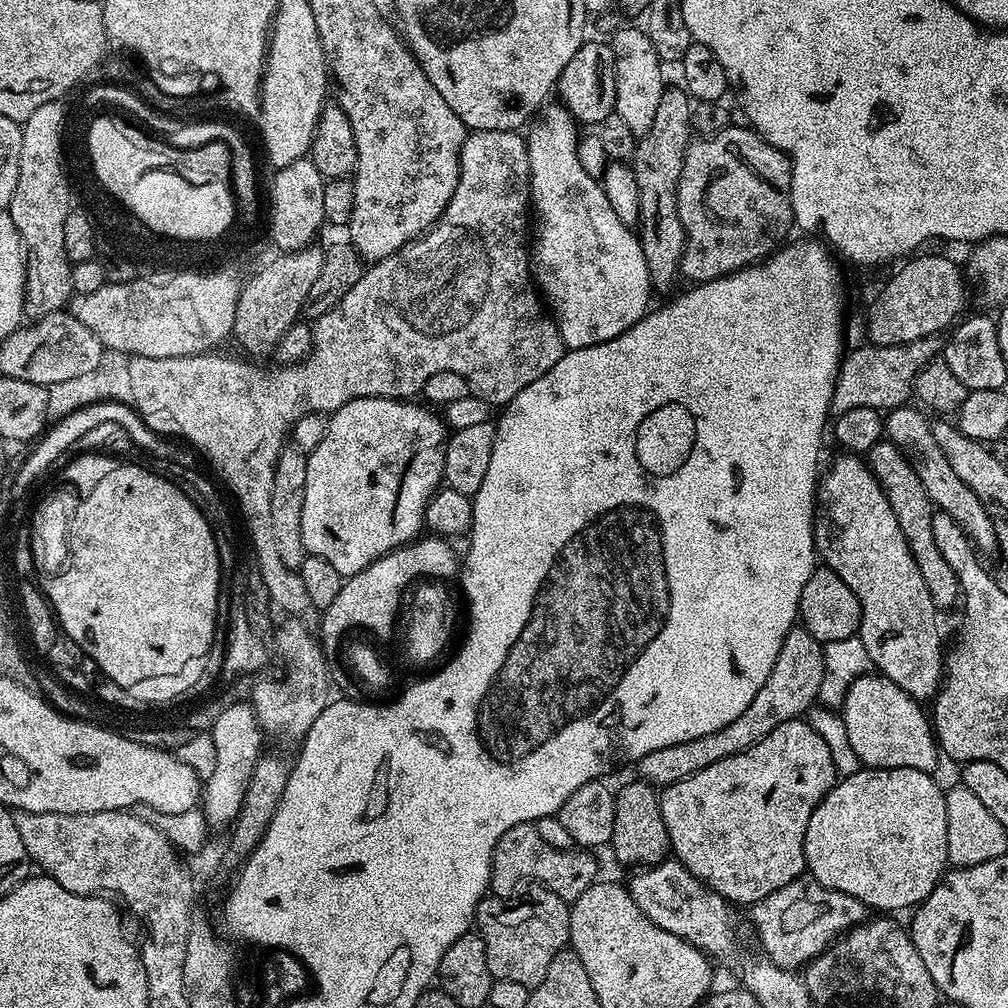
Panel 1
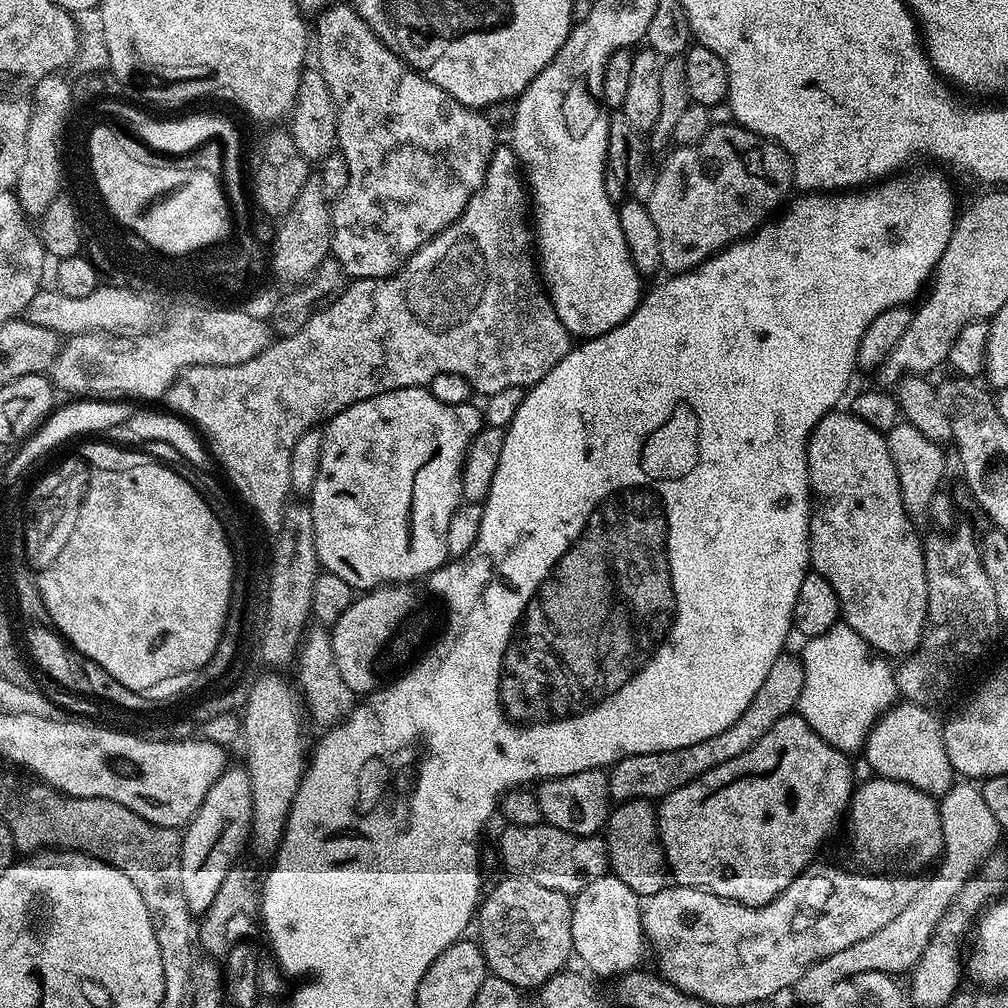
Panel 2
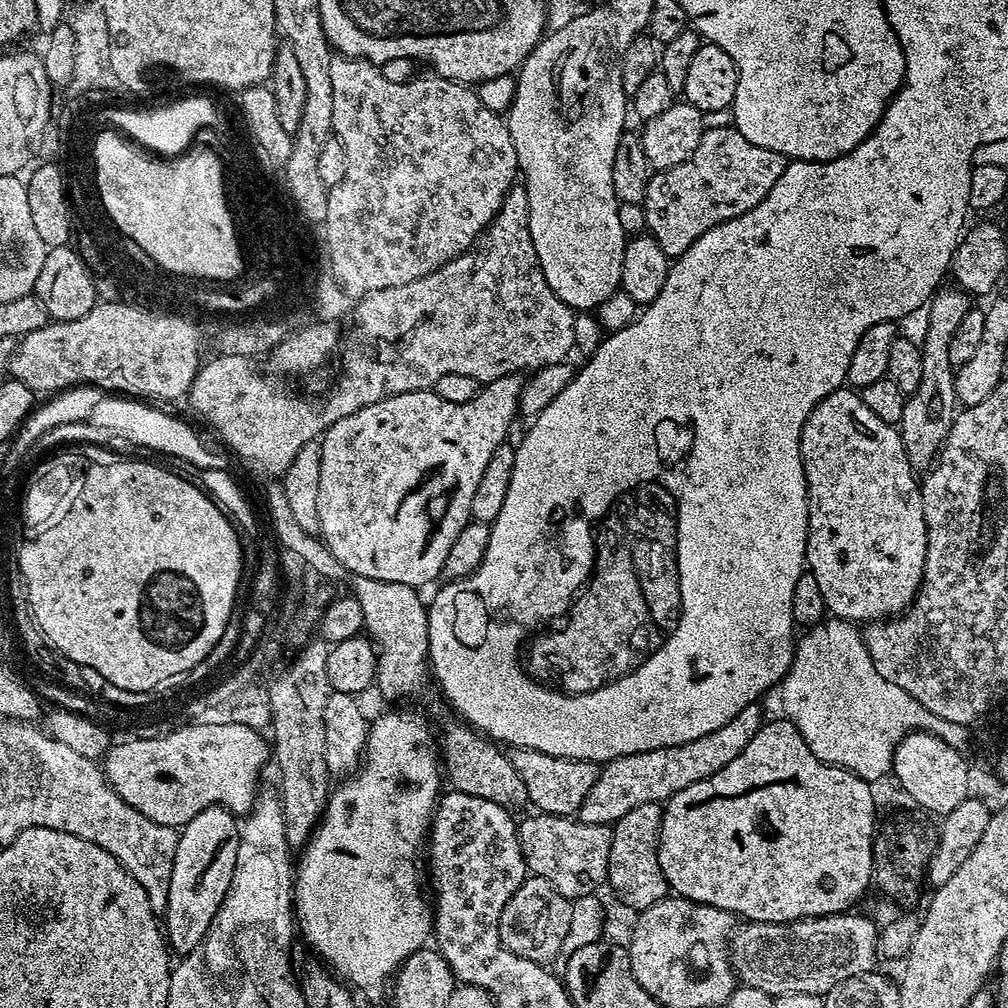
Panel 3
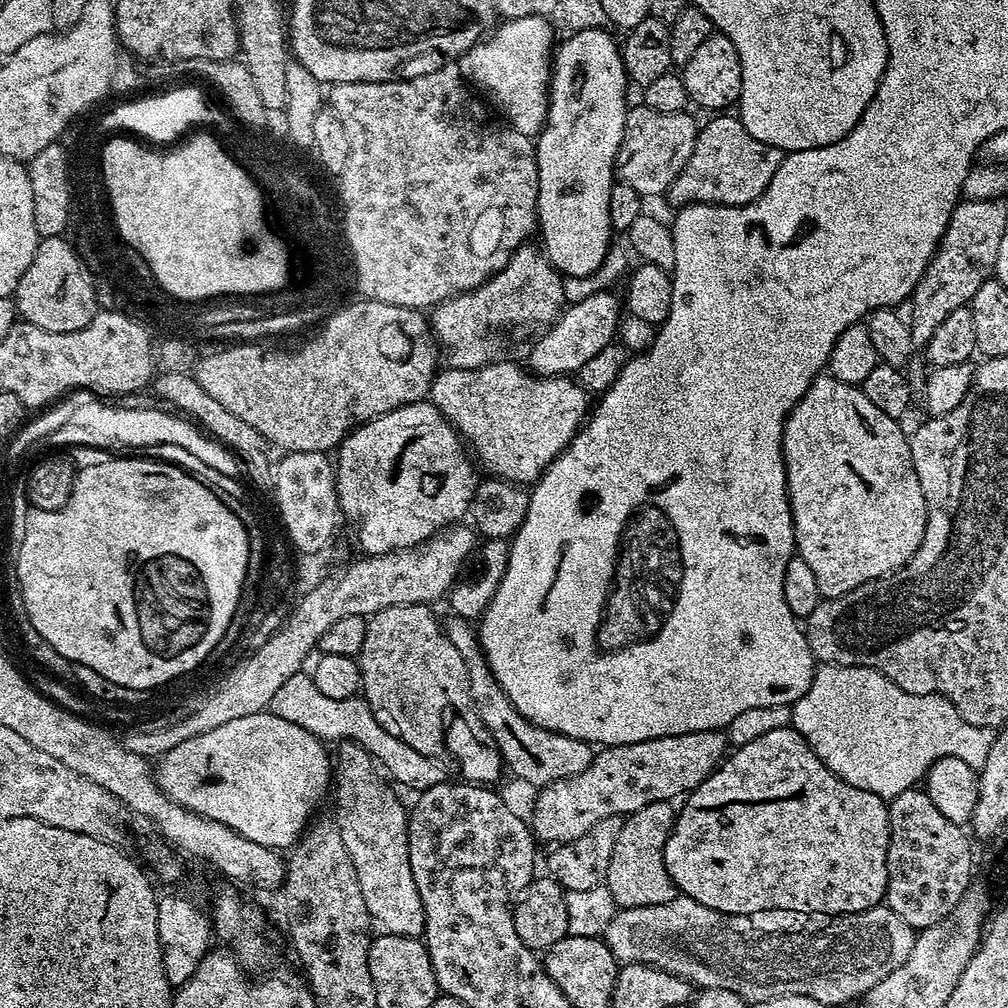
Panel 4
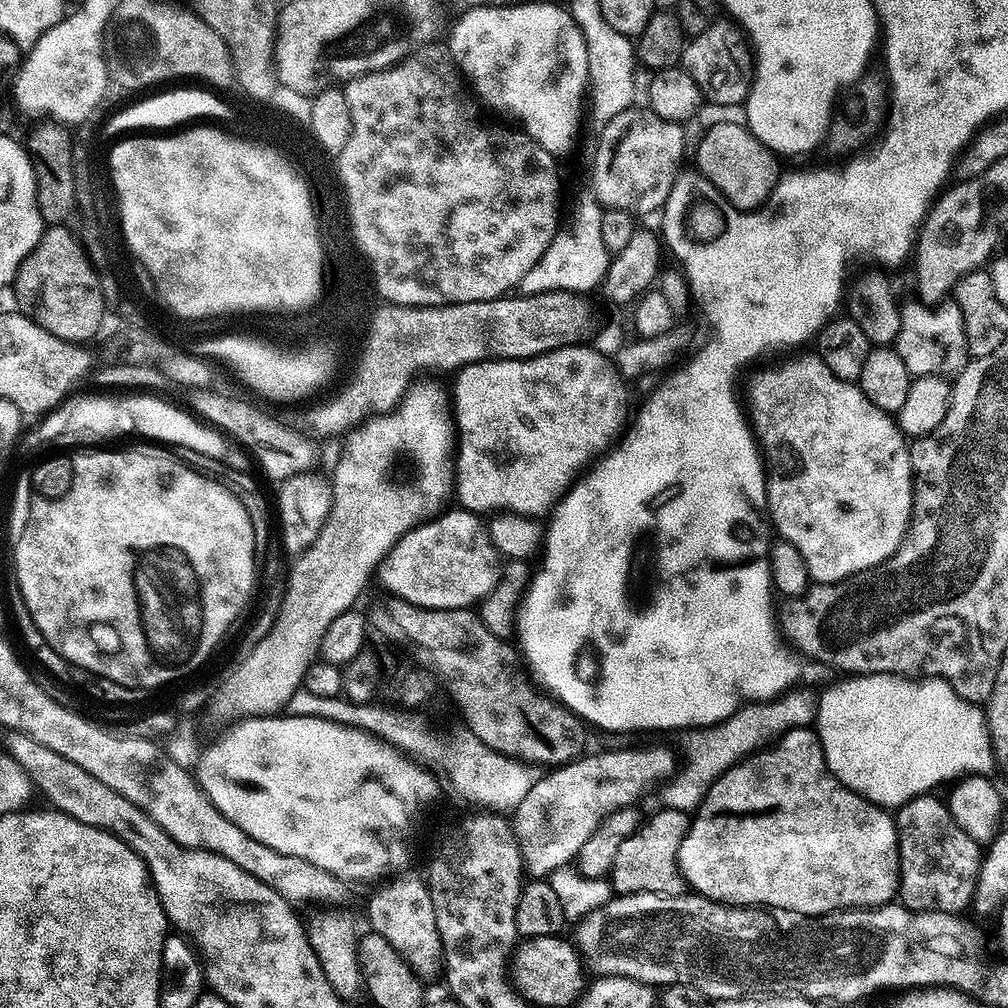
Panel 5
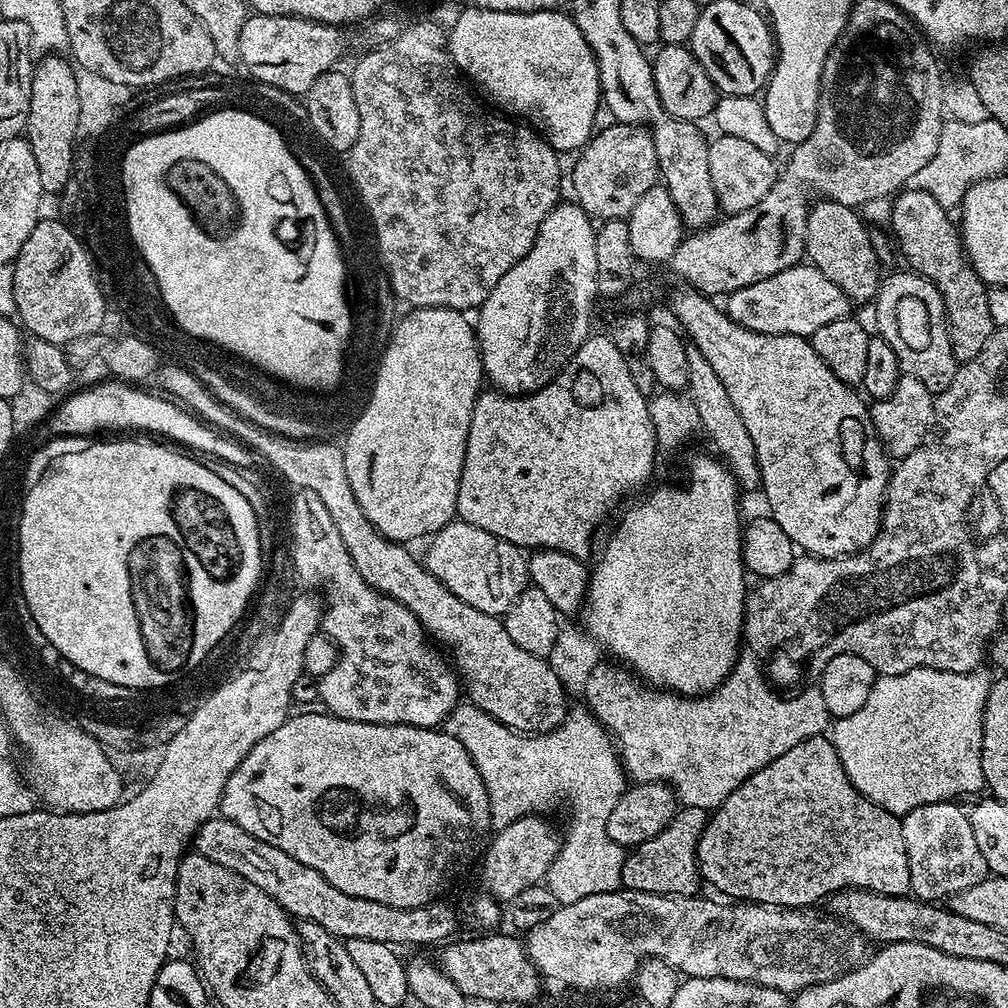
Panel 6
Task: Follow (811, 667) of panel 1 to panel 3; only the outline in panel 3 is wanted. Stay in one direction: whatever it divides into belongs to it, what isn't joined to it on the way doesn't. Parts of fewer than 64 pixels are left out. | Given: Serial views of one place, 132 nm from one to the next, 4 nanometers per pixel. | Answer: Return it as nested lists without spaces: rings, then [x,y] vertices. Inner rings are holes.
[[[759,703],[747,704],[734,718],[730,718],[730,722],[726,722],[726,726],[718,726],[718,730],[710,730],[710,734],[702,734],[702,738],[694,738],[694,742],[682,742],[678,746],[646,750],[607,761],[601,767],[598,782],[594,782],[594,786],[590,786],[590,794],[586,794],[586,800],[582,802],[578,818],[587,824],[611,826],[618,818],[622,818],[622,814],[634,810],[634,806],[666,802],[671,796],[678,794],[678,790],[686,790],[686,786],[694,786],[694,782],[702,782],[702,778],[710,778],[710,774],[718,774],[718,770],[722,770],[722,766],[727,766],[729,762],[734,762],[734,758],[738,758],[738,754],[742,754],[742,750],[746,750],[750,738],[754,738],[754,734],[758,734],[762,723],[760,707]]]

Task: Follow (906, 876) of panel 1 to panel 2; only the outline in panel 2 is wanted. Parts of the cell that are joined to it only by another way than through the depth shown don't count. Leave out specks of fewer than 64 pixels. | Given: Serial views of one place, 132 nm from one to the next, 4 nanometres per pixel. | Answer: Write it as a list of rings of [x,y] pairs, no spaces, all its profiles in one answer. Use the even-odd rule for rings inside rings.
[[[873,778],[863,781],[853,791],[852,801],[848,804],[846,813],[846,828],[848,824],[848,840],[852,843],[852,852],[864,864],[901,864],[904,870],[920,870],[916,868],[924,868],[928,863],[935,861],[944,850],[944,835],[942,834],[942,818],[940,817],[940,806],[935,796],[928,796],[922,790],[918,790],[914,786],[910,786],[906,782],[898,782],[897,780],[886,780],[883,778]]]

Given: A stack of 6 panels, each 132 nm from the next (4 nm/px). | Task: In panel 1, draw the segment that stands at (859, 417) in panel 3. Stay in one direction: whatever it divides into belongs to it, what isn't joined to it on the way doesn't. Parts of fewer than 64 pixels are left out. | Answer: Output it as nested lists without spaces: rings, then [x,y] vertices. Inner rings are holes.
[[[840,454],[828,468],[828,473],[818,480],[818,508],[814,516],[816,550],[823,567],[834,570],[860,603],[860,631],[858,633],[871,667],[879,675],[894,682],[900,689],[917,702],[931,701],[942,683],[942,669],[946,664],[946,652],[940,649],[940,628],[936,625],[938,609],[926,590],[922,570],[910,554],[906,534],[894,518],[894,510],[882,490],[876,475],[867,463],[856,454]]]

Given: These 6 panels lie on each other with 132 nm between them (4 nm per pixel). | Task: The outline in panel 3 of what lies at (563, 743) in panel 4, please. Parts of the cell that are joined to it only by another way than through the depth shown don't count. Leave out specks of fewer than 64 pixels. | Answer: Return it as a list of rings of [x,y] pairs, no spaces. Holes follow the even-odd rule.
[[[512,748],[510,759],[526,785],[528,804],[552,816],[575,817],[586,800],[586,794],[590,794],[590,786],[594,786],[600,777],[601,765],[594,760],[558,758],[554,754],[542,754],[529,748]]]

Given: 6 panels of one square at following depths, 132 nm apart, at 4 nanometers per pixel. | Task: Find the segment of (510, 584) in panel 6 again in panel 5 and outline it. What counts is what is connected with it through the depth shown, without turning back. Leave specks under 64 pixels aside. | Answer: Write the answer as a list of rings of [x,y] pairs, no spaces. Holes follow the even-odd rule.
[[[441,511],[439,516],[416,525],[386,554],[378,569],[378,580],[380,576],[385,586],[383,589],[387,593],[416,604],[419,608],[471,609],[483,602],[494,590],[494,586],[498,586],[502,571],[502,557],[490,538],[485,521],[475,512],[448,511]]]

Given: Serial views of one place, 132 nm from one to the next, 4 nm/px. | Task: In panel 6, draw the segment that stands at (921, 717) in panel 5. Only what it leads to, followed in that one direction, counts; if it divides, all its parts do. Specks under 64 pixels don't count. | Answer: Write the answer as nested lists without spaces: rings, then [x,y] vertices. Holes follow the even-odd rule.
[[[915,668],[906,674],[894,674],[893,676],[880,676],[876,684],[870,690],[870,698],[862,702],[862,710],[854,710],[854,714],[841,716],[831,725],[830,739],[838,758],[842,762],[844,772],[848,780],[870,802],[882,806],[887,812],[893,812],[895,816],[903,818],[915,807],[926,806],[927,803],[942,803],[955,801],[967,792],[976,792],[985,787],[982,774],[982,726],[984,725],[984,707],[990,687],[990,676],[984,670],[974,672],[947,672],[946,670],[934,670],[933,668]]]

